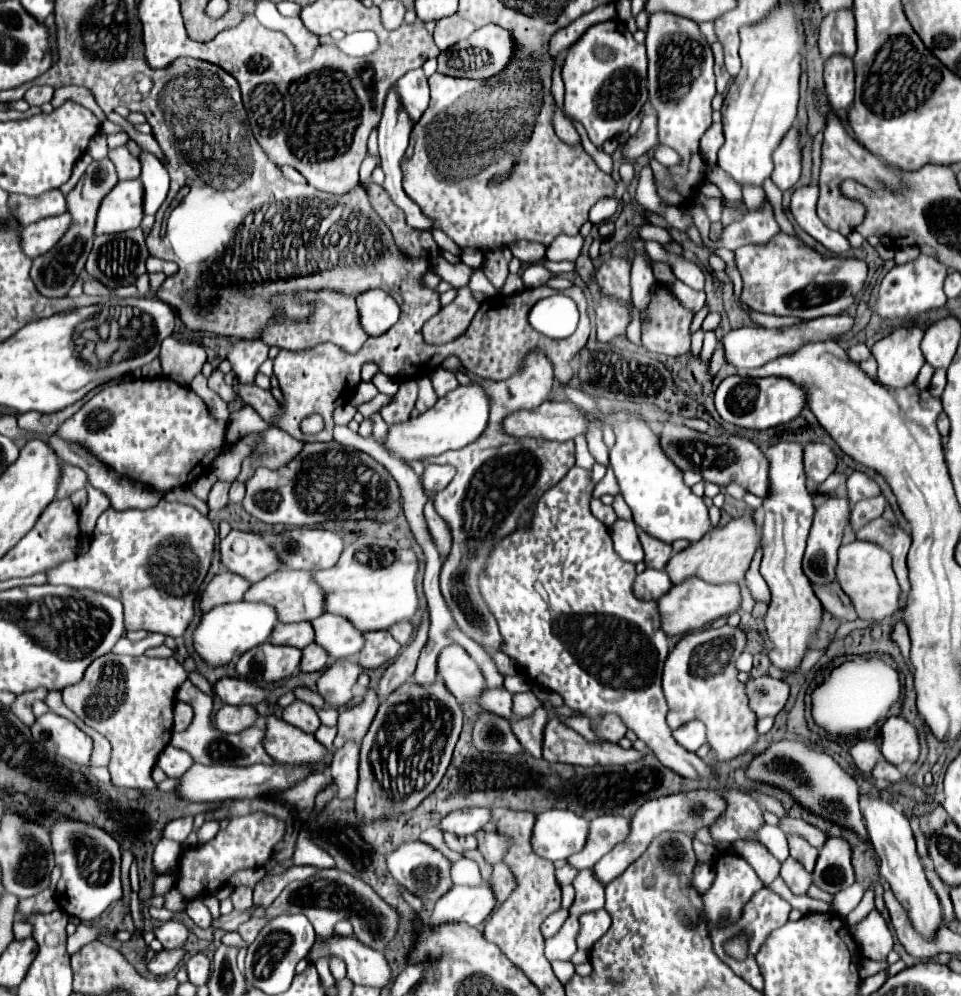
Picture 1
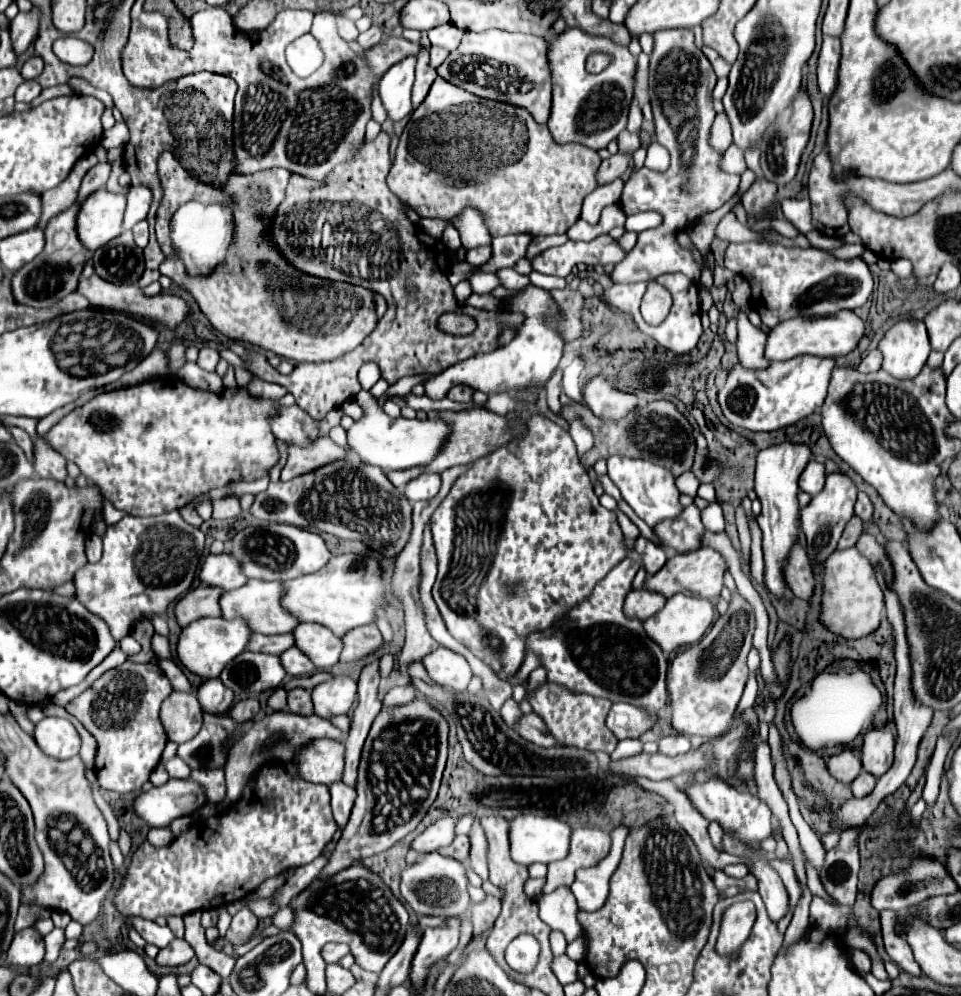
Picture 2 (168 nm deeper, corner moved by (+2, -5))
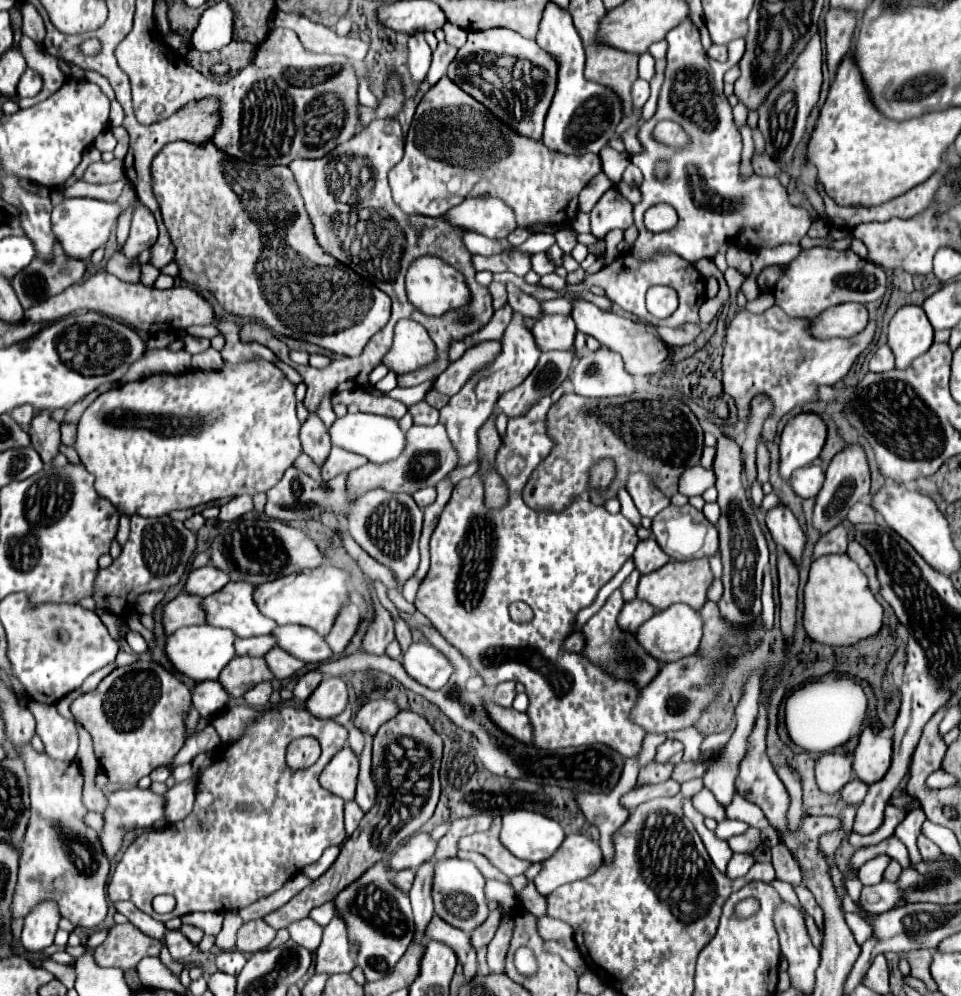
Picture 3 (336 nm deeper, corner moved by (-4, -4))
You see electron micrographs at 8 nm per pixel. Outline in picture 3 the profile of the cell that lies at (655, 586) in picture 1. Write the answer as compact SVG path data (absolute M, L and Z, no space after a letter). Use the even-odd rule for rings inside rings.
M634 598L624 604L624 608L618 616L618 624L622 630L636 632L640 628L640 624L650 620L654 614L656 614L656 608L652 608L648 602L644 602L640 598Z

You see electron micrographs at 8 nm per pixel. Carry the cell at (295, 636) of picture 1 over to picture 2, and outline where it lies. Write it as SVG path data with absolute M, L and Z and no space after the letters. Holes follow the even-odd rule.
M252 633L250 639L248 639L246 649L270 653L270 655L280 655L282 651L286 651L292 645L294 645L294 637L290 633L282 633L282 635L258 635L258 633Z

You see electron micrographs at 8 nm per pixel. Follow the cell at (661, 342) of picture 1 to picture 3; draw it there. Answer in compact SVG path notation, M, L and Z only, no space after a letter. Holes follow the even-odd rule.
M622 252L610 266L604 266L600 272L588 276L584 280L584 284L580 286L572 286L572 292L578 292L578 290L590 290L592 286L602 286L606 296L618 304L622 310L638 316L640 320L646 320L650 322L652 326L670 326L670 328L682 328L684 324L696 324L700 326L700 318L698 318L698 310L702 306L702 302L706 300L706 288L704 288L704 276L686 260L682 260L680 256L676 254L658 254L656 258L652 260L634 260L630 256L630 252ZM654 284L666 284L666 286L672 286L676 292L678 292L678 298L680 298L680 308L672 314L672 318L664 318L664 320L658 320L658 318L652 318L648 310L644 310L644 294L650 286Z

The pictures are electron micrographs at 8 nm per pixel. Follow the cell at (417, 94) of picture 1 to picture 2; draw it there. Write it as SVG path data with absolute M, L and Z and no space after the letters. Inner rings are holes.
M422 47L418 53L418 65L416 65L416 83L412 89L412 105L418 107L424 97L428 95L428 89L432 81L436 79L436 69L430 67L430 49Z

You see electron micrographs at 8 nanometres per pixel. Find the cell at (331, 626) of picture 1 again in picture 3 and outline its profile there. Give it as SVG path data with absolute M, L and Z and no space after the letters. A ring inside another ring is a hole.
M278 626L272 636L276 636L282 650L304 662L324 664L332 658L332 648L324 642L324 636L316 634L316 630L308 626Z

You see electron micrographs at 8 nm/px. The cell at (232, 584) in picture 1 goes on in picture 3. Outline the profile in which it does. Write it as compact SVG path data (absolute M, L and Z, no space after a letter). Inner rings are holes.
M182 592L180 596L176 596L172 602L168 602L164 606L164 630L166 634L174 634L178 628L184 626L194 626L194 624L204 624L204 608L200 606L202 598Z

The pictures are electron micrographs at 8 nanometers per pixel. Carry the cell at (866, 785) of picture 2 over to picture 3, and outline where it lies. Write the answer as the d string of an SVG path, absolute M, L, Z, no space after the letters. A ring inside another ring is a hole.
M854 778L852 782L848 782L844 788L842 788L842 792L840 792L840 796L842 796L842 800L846 802L846 804L860 804L860 802L864 802L864 798L866 798L866 794L868 794L868 784L866 782L860 782L858 778Z

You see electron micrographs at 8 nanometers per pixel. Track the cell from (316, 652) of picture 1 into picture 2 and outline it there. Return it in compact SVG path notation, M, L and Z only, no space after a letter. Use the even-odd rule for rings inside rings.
M296 647L286 649L280 655L282 667L288 675L292 677L302 677L302 675L312 675L316 671L316 667L310 663L310 659L306 659L306 655L302 655L302 651L296 651Z

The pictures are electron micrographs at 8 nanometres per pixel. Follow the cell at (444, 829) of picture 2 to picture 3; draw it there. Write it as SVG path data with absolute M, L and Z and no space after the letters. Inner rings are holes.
M420 832L412 838L408 838L388 860L390 868L394 872L404 868L420 868L424 862L434 858L434 852L438 848L438 840L434 840L428 832Z

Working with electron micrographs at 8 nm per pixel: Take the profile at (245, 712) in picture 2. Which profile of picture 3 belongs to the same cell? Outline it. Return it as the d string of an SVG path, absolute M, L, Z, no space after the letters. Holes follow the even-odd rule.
M262 682L262 684L256 684L252 690L248 690L248 694L244 694L244 700L252 708L264 708L268 704L270 694L272 694L270 682Z

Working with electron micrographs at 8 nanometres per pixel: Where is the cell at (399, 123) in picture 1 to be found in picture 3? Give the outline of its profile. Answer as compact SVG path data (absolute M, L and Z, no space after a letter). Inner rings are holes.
M412 34L408 40L408 72L412 76L412 82L418 84L426 78L426 72L430 68L430 56L432 50L424 40L424 34Z

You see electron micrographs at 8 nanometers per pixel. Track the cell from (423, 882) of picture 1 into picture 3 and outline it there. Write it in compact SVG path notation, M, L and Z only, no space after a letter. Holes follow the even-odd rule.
M460 858L436 860L434 882L432 882L434 914L464 932L472 932L488 916L488 906L484 898L484 882L486 882L484 876L478 872L478 868L470 860L460 860Z

